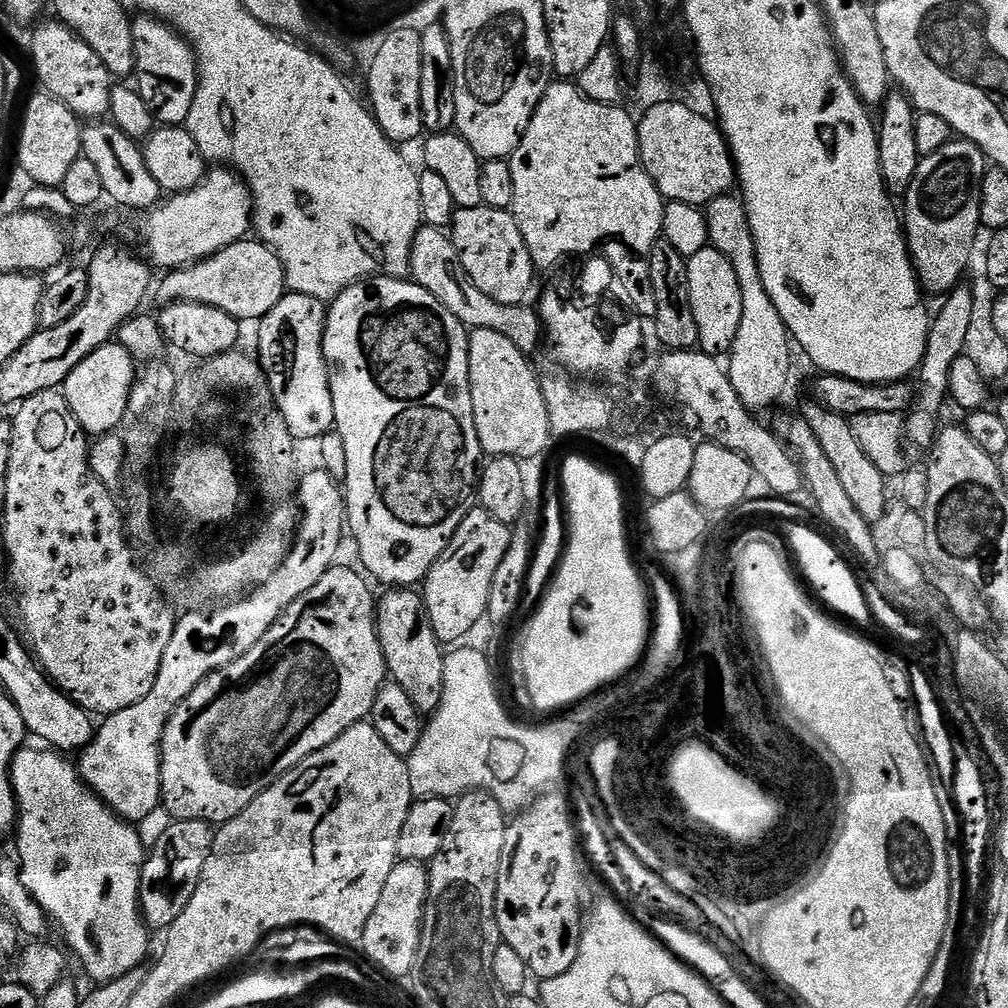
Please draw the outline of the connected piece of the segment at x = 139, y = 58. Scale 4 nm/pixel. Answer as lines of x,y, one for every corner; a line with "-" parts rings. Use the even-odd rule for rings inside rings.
147,14
132,20
134,42
134,87
142,102
150,106
156,115
157,125
184,126
190,118
190,106
194,106
194,94
200,86
196,70
196,53
192,45
165,21
-
136,80
136,81
135,81

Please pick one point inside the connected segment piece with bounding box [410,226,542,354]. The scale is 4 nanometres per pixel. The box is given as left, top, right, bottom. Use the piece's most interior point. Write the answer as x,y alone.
436,266

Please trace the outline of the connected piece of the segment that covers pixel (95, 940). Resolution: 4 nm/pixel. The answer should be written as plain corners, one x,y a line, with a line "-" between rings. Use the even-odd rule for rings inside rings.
25,746
16,753
12,760
12,785
16,795
16,810
18,819
14,829
14,841
21,855
21,880
26,886
26,890
36,900
38,906
42,908
53,925
60,927
60,932
64,935
66,943
72,947
74,955
80,959
82,967
88,971
88,976
92,982
107,982
117,980
126,974
130,974
136,968
141,967
148,956
148,935
150,929
145,921
144,914
140,910
140,871
144,868
146,859
146,849
140,841
137,829
131,823
125,822
121,816
117,816
81,778
77,765
72,764
71,759
65,758
56,750
41,750
39,747
31,748

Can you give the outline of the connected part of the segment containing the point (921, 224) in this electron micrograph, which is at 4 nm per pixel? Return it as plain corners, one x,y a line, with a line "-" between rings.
954,138
942,146
942,150
921,159
908,191
902,197
902,223
908,240
908,253
912,255
917,277
927,291
929,288
932,292
947,294
965,279
974,236
981,225
980,199
985,171
986,157
982,149
970,140

